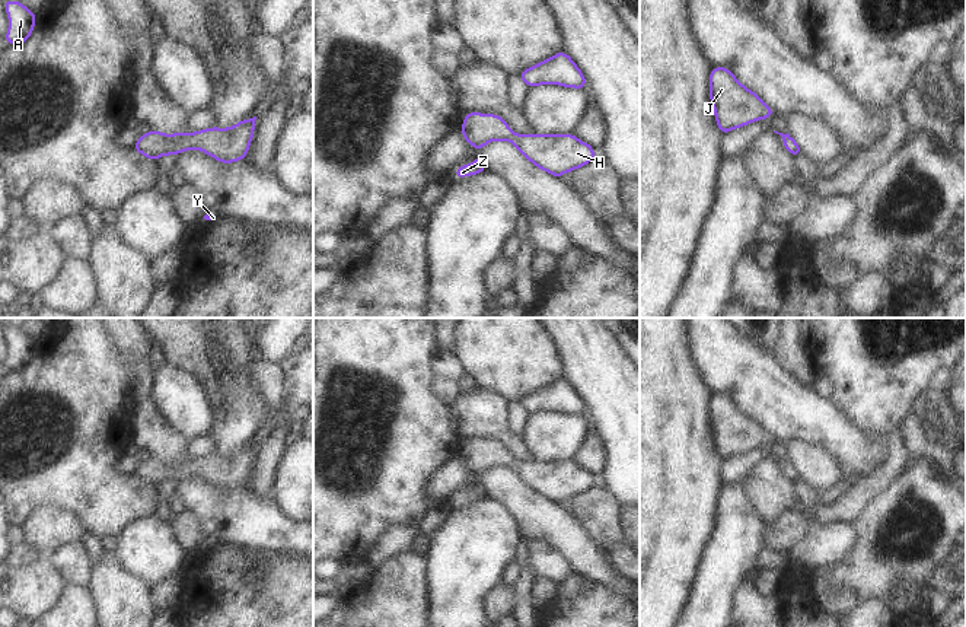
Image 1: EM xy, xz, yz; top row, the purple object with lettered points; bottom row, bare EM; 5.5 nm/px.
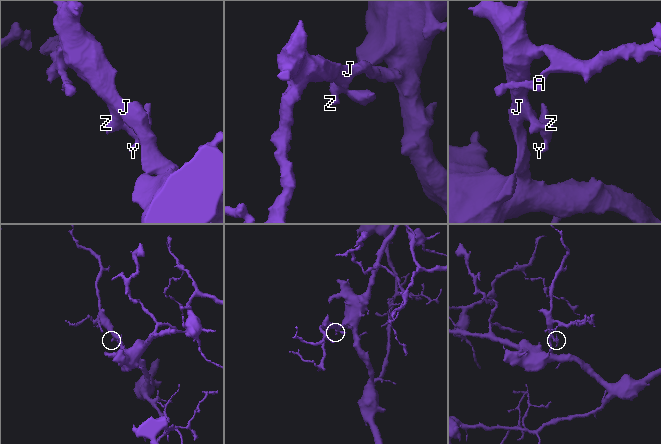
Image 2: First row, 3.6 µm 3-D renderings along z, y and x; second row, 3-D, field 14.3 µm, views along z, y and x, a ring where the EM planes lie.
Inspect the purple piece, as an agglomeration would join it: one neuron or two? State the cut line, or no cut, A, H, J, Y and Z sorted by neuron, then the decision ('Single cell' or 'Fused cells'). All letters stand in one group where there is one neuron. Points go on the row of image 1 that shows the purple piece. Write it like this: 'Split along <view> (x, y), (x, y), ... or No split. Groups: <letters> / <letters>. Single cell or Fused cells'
No split. Groups: A H J Y Z. Single cell.

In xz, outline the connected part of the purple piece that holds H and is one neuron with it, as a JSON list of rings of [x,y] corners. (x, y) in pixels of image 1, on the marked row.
[[[465,114],[460,131],[476,152],[494,140],[511,141],[527,160],[555,178],[594,160],[594,149],[574,134],[514,134],[504,118],[494,114]]]

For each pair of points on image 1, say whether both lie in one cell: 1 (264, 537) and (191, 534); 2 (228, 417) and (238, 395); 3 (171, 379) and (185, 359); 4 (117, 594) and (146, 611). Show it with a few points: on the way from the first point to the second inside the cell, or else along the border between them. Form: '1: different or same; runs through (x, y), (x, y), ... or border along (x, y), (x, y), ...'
1: different; border along (184, 509), (193, 516), (203, 537)
2: same; runs through (233, 411), (238, 407), (238, 401)
3: different; border along (165, 360), (190, 372), (206, 390)
4: same; runs through (124, 601), (134, 611), (139, 611)

